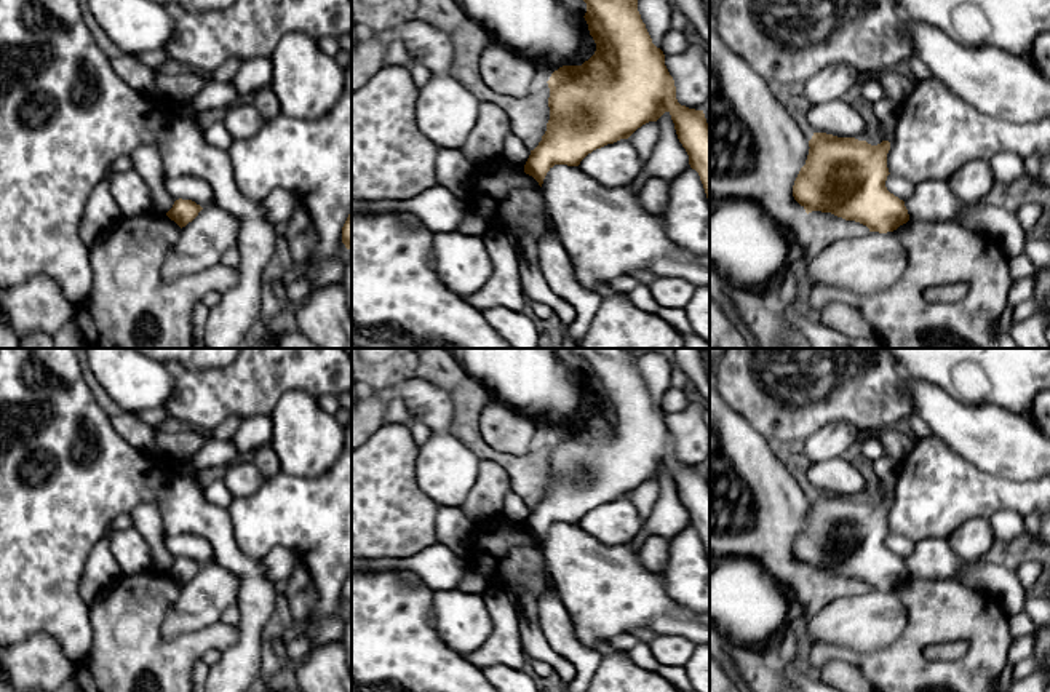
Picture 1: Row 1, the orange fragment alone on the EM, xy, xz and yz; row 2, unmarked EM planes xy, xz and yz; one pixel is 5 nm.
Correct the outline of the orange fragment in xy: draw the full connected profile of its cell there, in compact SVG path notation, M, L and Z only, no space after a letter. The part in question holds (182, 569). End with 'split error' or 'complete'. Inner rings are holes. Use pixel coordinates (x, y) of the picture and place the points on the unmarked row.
M176 558L166 574L181 587L192 580L203 566L192 558Z | complete

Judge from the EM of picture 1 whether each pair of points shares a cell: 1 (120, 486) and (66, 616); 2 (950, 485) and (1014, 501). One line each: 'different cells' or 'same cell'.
1: same cell
2: same cell

